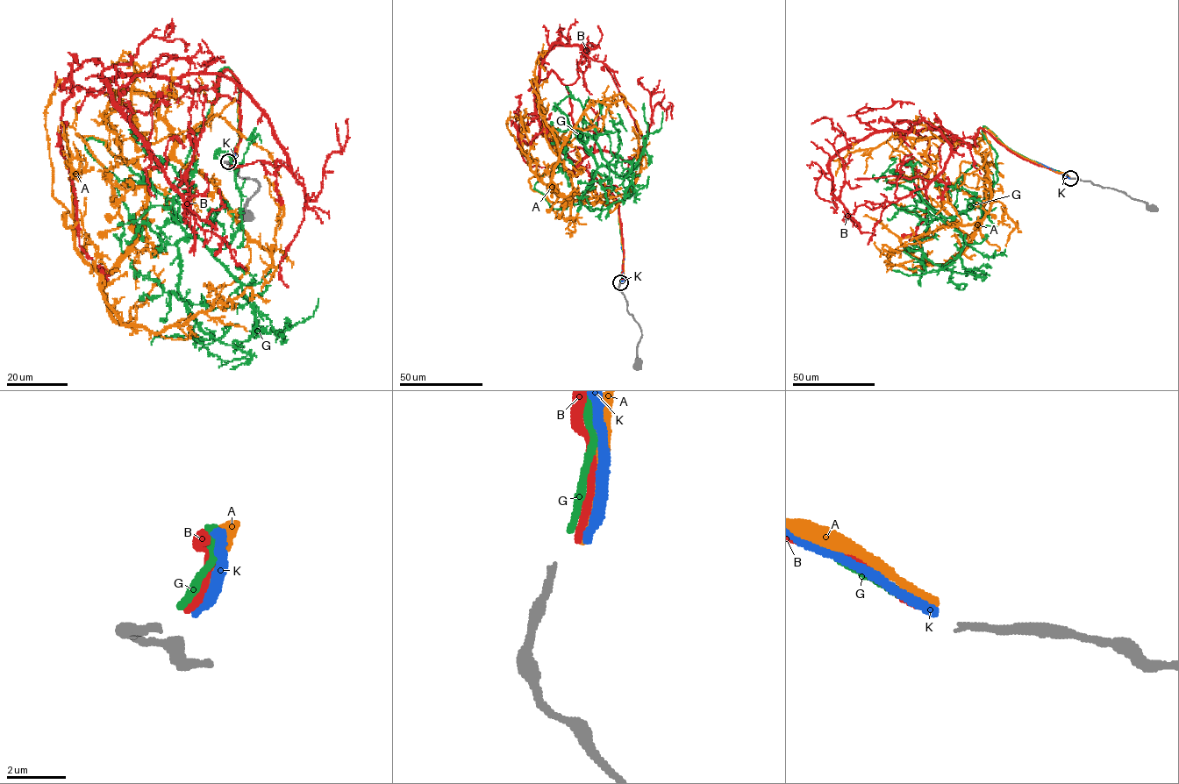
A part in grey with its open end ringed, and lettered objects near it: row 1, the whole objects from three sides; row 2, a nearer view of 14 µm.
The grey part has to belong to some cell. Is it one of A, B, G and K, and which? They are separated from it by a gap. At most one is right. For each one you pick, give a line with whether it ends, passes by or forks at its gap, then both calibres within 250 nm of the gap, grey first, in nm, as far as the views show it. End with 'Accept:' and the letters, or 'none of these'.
G: It ends there. Thickness 260 nm (grey) against 240 nm
Accept: G

